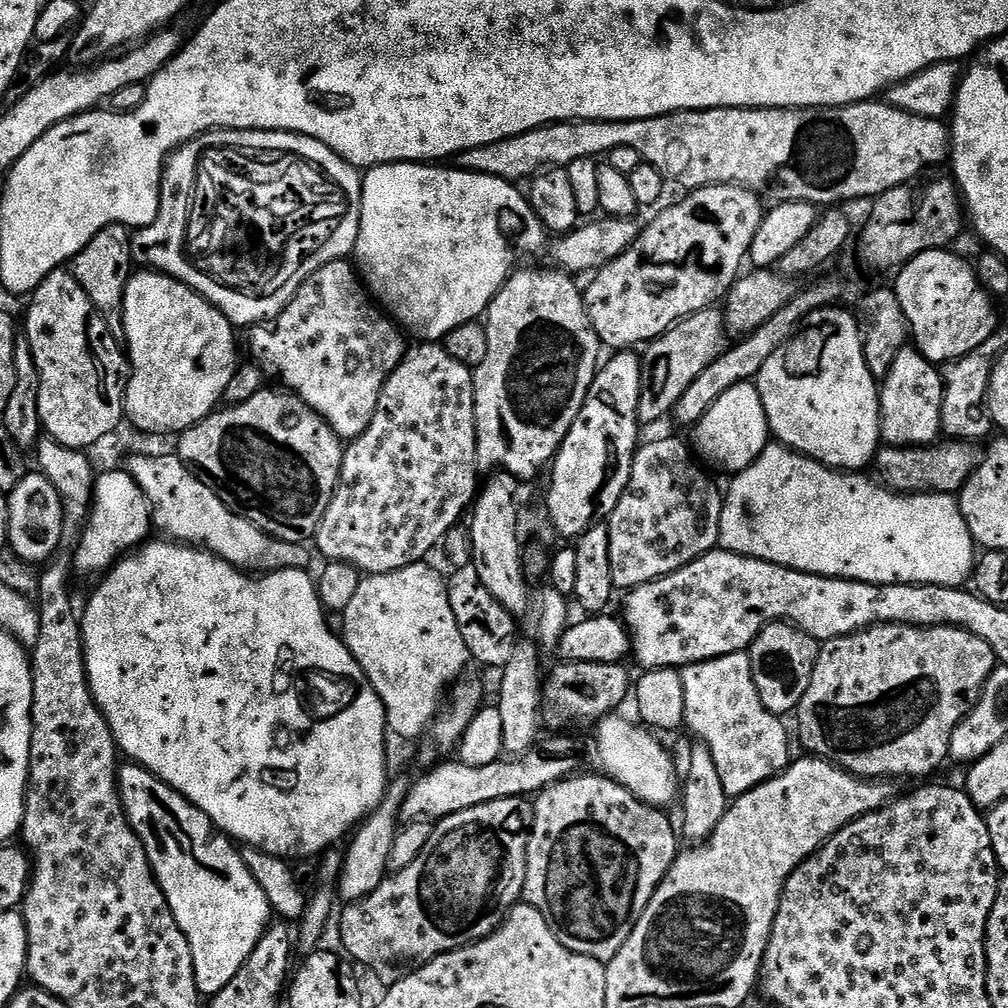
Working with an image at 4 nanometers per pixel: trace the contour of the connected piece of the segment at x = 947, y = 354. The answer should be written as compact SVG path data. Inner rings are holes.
M935 248L918 254L903 265L895 276L894 291L904 311L904 321L908 323L911 339L916 339L913 340L914 346L932 364L944 366L970 354L970 350L982 346L982 342L986 342L997 331L996 312L992 309L993 297L981 287L975 267L969 261L967 264L962 257L955 256L952 250Z

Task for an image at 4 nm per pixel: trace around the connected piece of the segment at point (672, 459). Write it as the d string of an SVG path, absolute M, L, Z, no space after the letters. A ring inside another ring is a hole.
M668 436L636 449L626 490L606 520L612 583L617 589L631 590L676 572L720 543L721 493L716 493L693 449L684 444Z

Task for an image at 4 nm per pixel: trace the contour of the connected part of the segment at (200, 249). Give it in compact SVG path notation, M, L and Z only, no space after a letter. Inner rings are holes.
M217 128L214 132L201 132L199 136L188 141L187 144L177 148L175 152L169 155L168 162L164 166L164 177L160 183L158 218L150 226L132 232L132 259L137 265L143 266L145 269L164 272L168 276L180 280L186 286L190 286L200 296L205 296L210 303L216 305L218 311L237 329L244 328L243 330L248 330L251 329L253 324L275 320L278 314L282 314L285 303L292 299L293 289L288 287L288 280L294 278L294 276L304 276L300 272L302 268L296 264L296 256L292 256L292 242L298 234L302 234L304 230L308 230L312 226L322 224L322 238L330 238L330 234L338 226L341 226L340 232L336 232L332 244L328 244L328 248L324 248L320 260L324 262L338 260L351 257L355 253L356 239L360 229L361 198L362 176L358 169L353 164L347 164L337 152L330 150L330 146L326 146L314 138L300 136L296 132L271 132L270 130L258 130L257 128L242 130L241 132L233 128ZM273 148L292 150L292 166L288 166L290 168L288 172L284 172L282 164L276 164L276 154L272 152ZM274 294L278 294L276 300L254 300L254 298L268 298L268 296L274 296Z

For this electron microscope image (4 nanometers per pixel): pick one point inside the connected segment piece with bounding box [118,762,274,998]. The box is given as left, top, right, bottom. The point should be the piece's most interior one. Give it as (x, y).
(210, 891)

